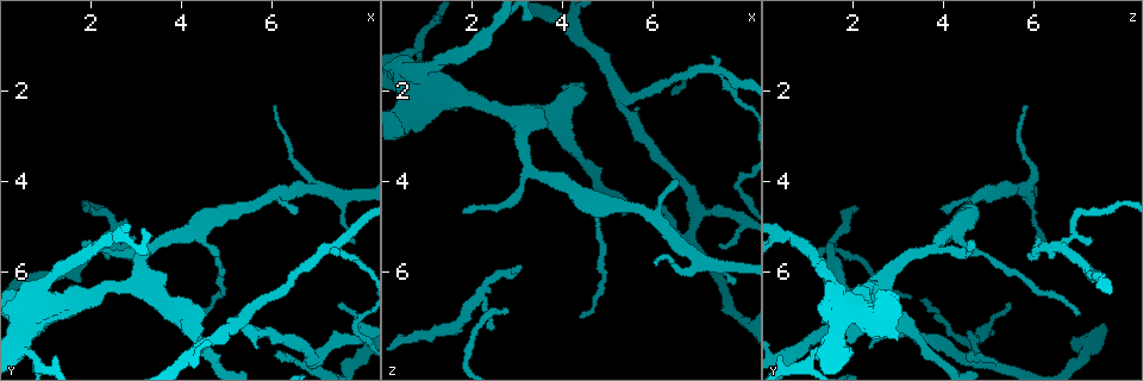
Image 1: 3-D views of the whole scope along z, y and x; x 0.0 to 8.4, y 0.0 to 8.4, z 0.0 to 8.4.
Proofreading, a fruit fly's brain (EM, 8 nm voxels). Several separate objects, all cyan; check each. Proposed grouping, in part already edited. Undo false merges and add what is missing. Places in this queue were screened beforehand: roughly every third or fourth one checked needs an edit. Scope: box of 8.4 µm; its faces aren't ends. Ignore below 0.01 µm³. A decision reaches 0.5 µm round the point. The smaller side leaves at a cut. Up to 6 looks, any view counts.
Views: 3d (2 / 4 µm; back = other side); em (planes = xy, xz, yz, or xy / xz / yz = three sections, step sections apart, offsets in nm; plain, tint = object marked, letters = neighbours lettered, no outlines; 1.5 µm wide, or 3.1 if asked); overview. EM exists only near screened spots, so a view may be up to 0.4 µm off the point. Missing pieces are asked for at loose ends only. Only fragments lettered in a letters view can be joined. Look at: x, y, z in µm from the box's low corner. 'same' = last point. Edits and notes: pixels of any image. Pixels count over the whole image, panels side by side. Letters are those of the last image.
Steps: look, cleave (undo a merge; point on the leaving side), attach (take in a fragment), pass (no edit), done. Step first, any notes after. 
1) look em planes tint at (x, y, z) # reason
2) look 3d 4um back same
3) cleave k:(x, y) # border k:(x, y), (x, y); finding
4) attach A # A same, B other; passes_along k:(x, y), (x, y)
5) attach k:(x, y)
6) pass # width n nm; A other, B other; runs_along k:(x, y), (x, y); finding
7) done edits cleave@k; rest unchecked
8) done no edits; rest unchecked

look em xy step 8 letters at (6.10, 2.30, 5.80) # thin end

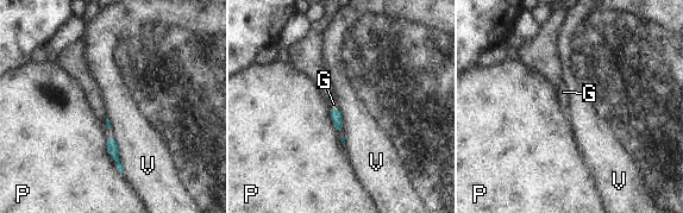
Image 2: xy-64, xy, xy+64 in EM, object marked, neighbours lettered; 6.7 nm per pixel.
attach G # longest_contact P 260 nm; G same, P other, V other; the cell continues

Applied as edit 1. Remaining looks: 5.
look overview # redraw

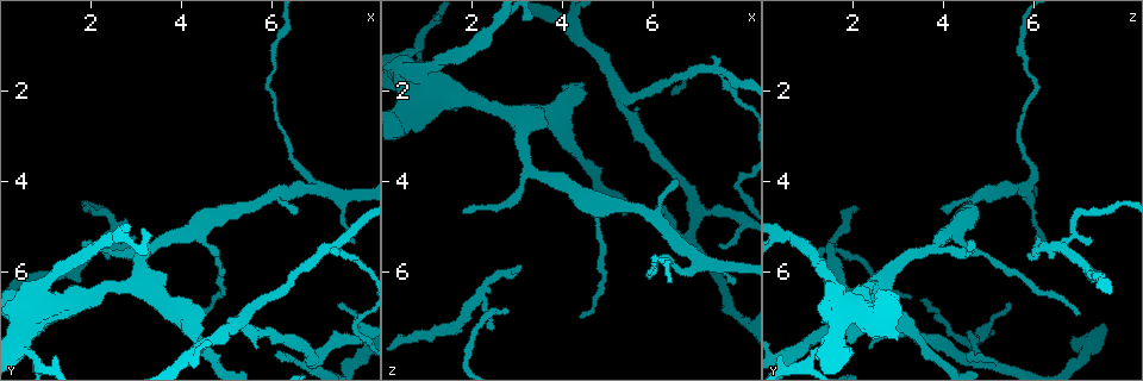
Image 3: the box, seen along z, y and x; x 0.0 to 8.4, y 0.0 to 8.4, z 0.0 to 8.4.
look 3d 4um at (7.40, 5.45, 1.45)

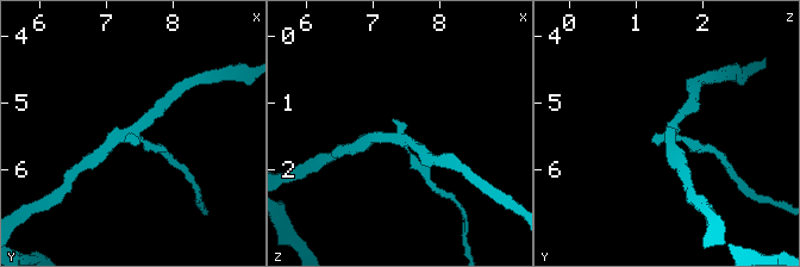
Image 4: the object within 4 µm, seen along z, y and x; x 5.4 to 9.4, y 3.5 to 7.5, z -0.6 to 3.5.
look em xz step 8 tint at (7.35, 5.50, 1.50) # arms 3

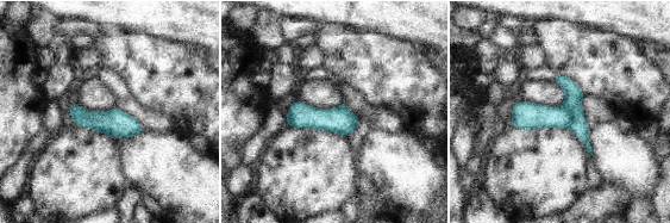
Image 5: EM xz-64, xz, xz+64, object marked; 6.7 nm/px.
look em planes letters same # another direction

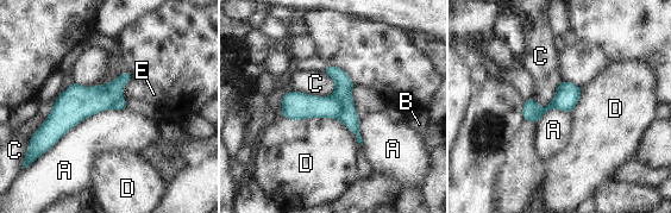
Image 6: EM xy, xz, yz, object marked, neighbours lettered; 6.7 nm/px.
cleave 6:(343, 94) # longest_contact A 650 nm; A other, B other, C other, D other, E other; border 6:(332, 95), (340, 107), (338, 118); a second cell is stuck on

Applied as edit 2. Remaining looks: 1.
done edits attach@2, cleave@6; rest unchecked

